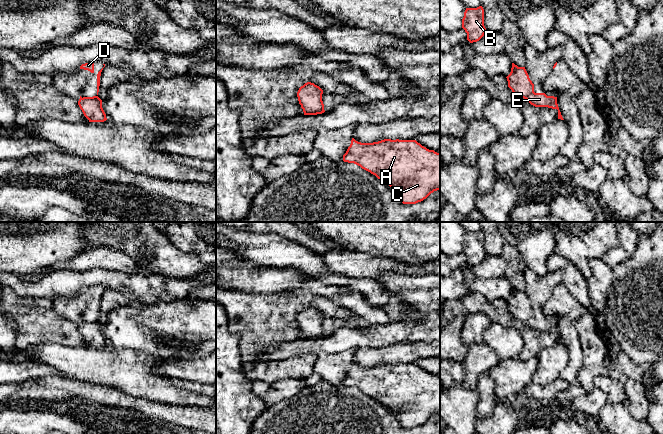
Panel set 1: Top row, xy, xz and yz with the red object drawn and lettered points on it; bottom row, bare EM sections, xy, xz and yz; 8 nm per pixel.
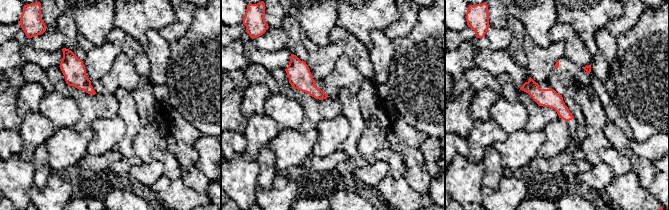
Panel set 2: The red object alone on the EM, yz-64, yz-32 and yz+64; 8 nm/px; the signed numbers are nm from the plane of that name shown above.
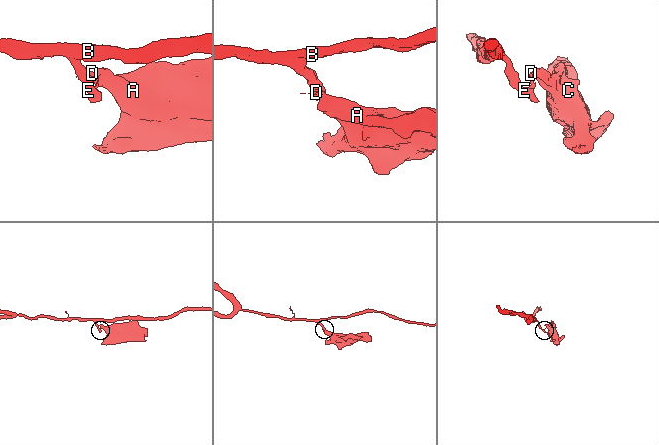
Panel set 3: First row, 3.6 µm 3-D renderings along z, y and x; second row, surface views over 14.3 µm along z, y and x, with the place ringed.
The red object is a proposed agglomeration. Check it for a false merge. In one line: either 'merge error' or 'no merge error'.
merge error

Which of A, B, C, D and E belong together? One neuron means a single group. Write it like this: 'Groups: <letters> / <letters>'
Groups: A C D / B E

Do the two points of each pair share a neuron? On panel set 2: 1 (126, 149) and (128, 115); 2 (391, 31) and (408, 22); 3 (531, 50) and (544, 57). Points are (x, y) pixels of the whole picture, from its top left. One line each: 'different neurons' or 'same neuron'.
1: same neuron
2: same neuron
3: same neuron

